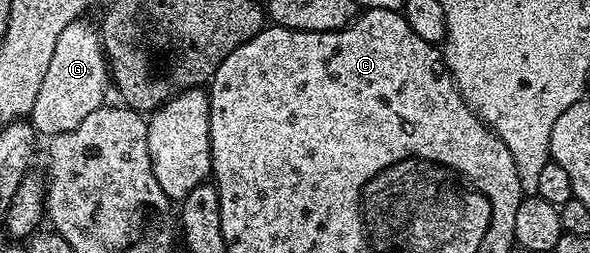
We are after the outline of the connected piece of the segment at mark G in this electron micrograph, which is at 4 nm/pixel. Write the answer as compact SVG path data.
M83 19L74 21L61 33L57 46L54 47L49 71L45 71L44 82L40 90L37 91L36 102L33 103L29 114L30 124L34 126L36 132L45 133L47 137L62 136L69 130L73 130L87 115L91 115L106 102L107 89L109 93L109 66L106 54L102 49L102 42L99 40L96 28L85 21Z

